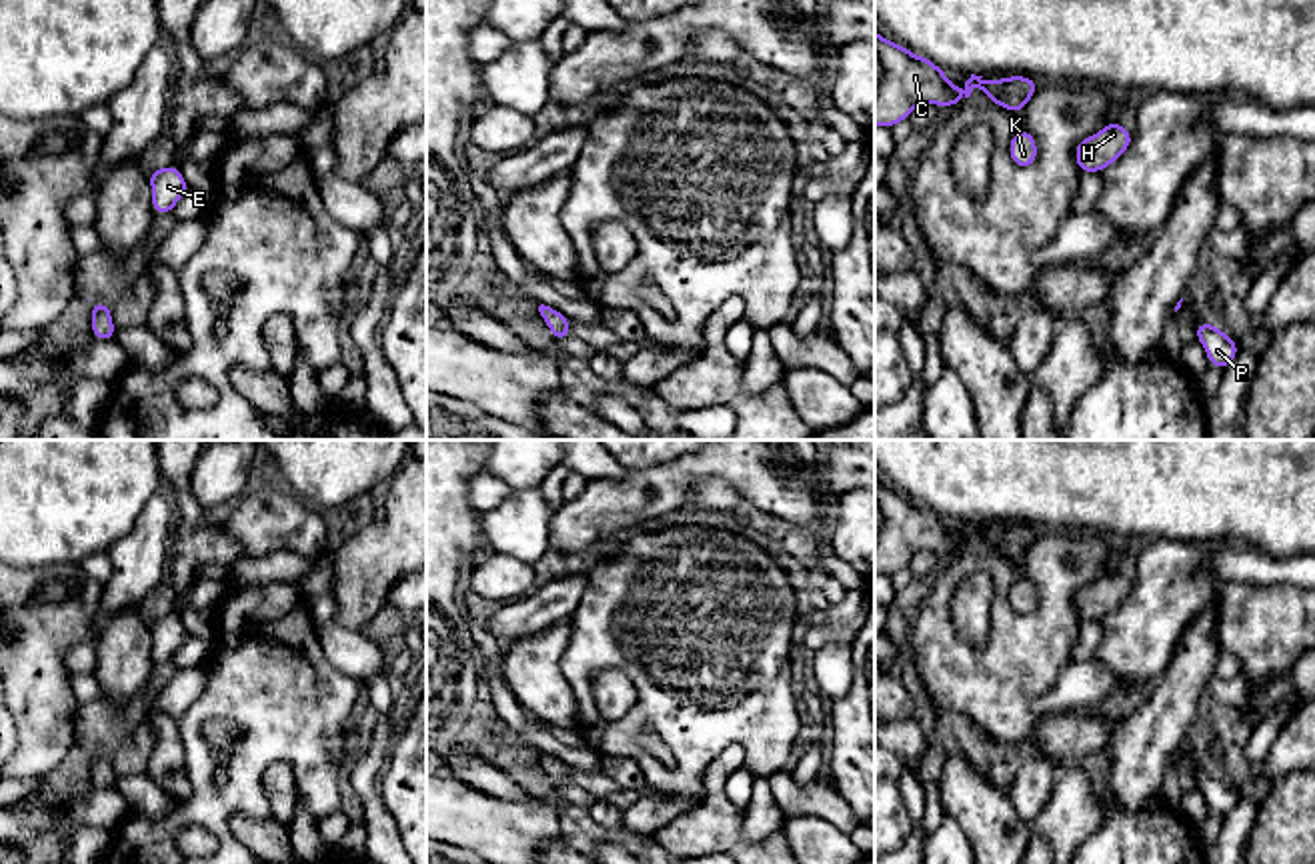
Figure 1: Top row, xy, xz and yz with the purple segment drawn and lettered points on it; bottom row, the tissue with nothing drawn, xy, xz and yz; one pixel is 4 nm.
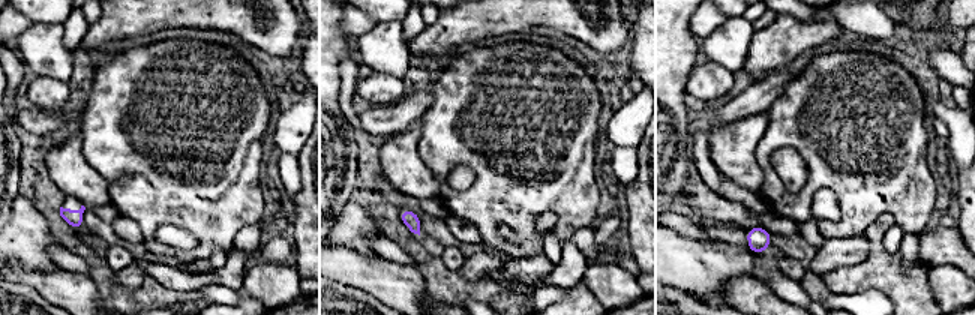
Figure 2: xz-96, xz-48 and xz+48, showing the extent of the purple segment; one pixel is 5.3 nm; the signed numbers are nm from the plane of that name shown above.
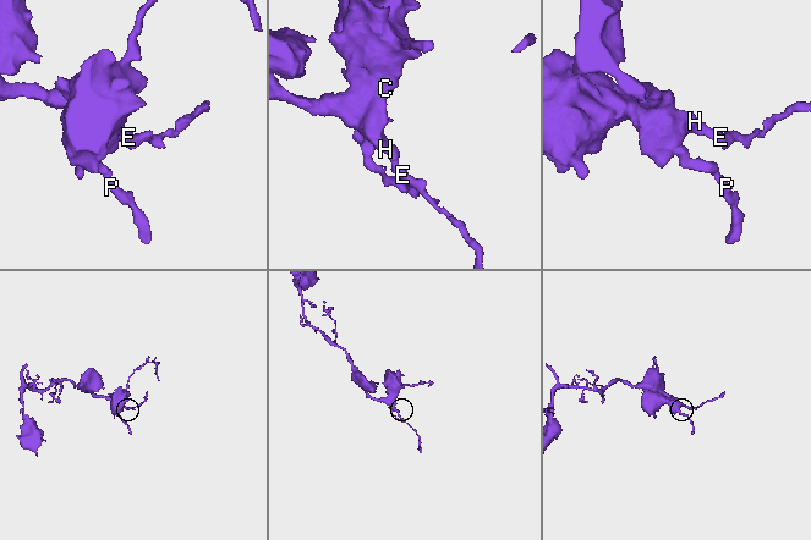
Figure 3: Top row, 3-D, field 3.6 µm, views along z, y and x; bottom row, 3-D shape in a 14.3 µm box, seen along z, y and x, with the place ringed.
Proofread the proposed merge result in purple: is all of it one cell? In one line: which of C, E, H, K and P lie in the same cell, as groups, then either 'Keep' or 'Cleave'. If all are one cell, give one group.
Groups: C E H K P. Keep

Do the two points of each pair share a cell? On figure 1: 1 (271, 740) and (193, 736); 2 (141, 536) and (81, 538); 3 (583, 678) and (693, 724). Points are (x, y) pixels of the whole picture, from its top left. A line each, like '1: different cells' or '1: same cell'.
1: same cell
2: different cells
3: same cell

